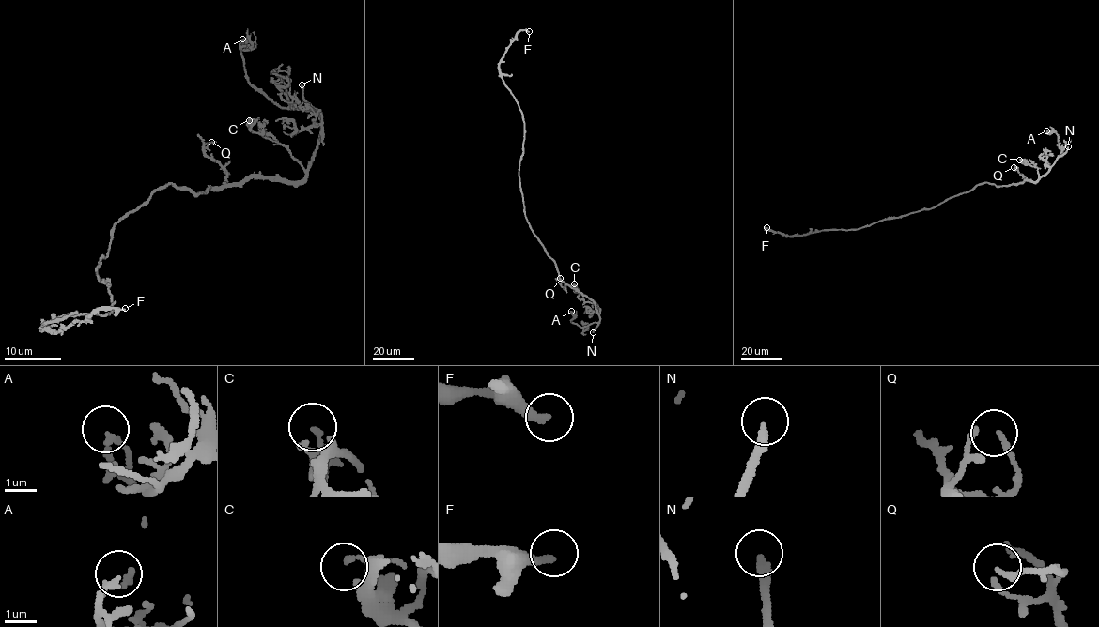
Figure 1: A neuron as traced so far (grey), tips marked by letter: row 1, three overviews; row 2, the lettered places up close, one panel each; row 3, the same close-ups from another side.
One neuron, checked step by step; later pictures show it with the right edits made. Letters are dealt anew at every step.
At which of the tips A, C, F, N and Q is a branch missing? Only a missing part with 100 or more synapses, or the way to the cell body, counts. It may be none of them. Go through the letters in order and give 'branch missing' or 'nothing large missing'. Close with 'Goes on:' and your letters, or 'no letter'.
A: nothing large missing
C: nothing large missing
F: branch missing
N: branch missing
Q: nothing large missing
Goes on: F, N

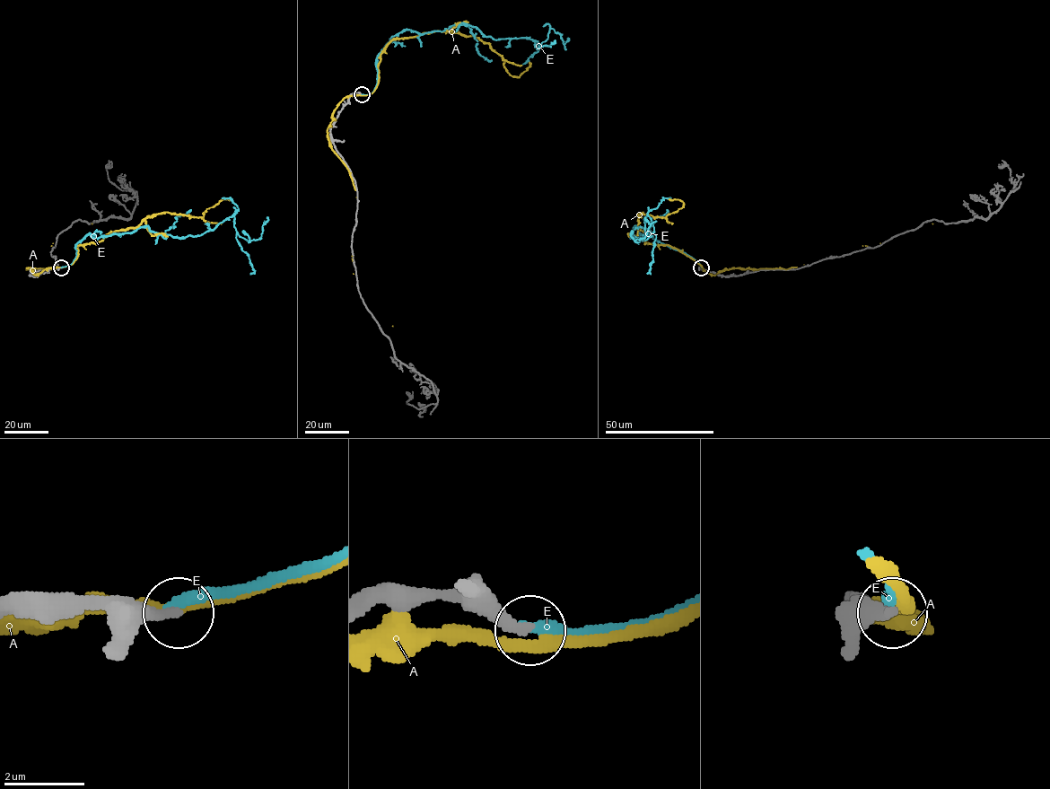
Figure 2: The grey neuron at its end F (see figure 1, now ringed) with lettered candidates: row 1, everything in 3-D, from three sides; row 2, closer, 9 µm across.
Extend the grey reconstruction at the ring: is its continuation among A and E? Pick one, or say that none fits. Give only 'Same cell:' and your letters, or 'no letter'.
Same cell: no letter

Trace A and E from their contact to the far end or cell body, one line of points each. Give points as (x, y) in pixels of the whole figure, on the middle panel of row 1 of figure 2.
A: (362, 95), (347, 95), (339, 103), (328, 129), (328, 140), (347, 169), (355, 190), (353, 273), (393, 326)
E: (362, 94), (375, 88), (380, 52), (406, 30), (468, 24), (537, 48), (552, 28), (567, 38)

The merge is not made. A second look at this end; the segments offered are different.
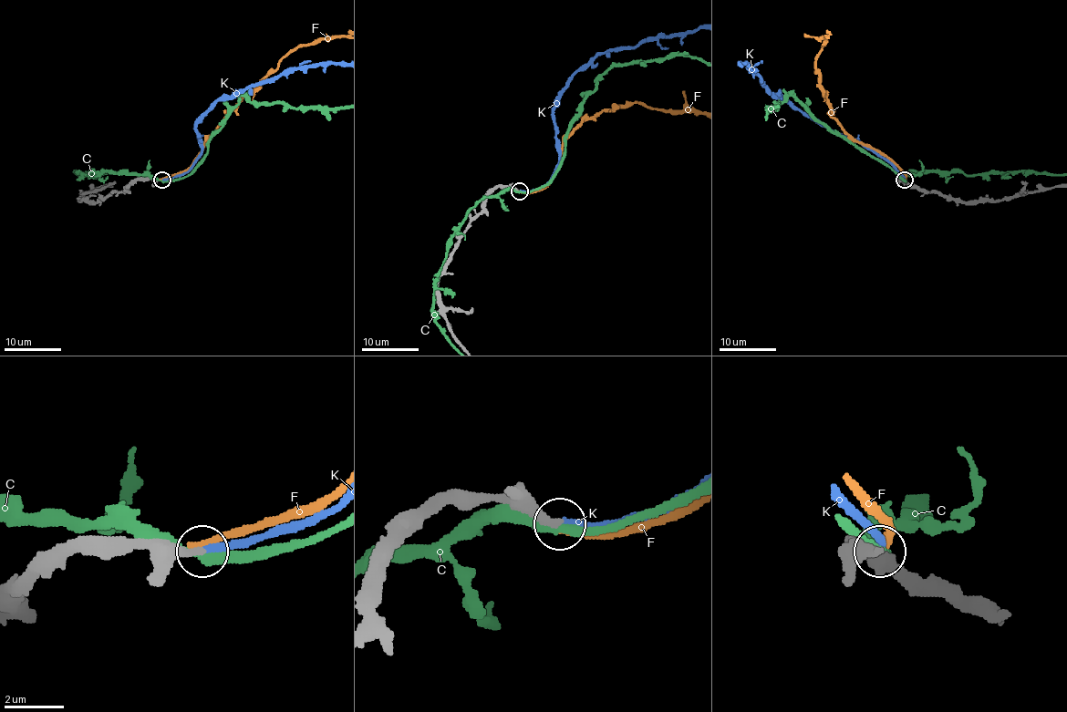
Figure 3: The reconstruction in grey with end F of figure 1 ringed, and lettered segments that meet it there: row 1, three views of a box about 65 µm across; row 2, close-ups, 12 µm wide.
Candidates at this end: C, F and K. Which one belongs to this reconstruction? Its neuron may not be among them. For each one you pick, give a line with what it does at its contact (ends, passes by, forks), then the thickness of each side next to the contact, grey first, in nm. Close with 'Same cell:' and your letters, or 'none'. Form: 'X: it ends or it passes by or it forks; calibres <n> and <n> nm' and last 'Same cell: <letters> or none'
K: it ends; calibres 260 and 280 nm
Same cell: K

